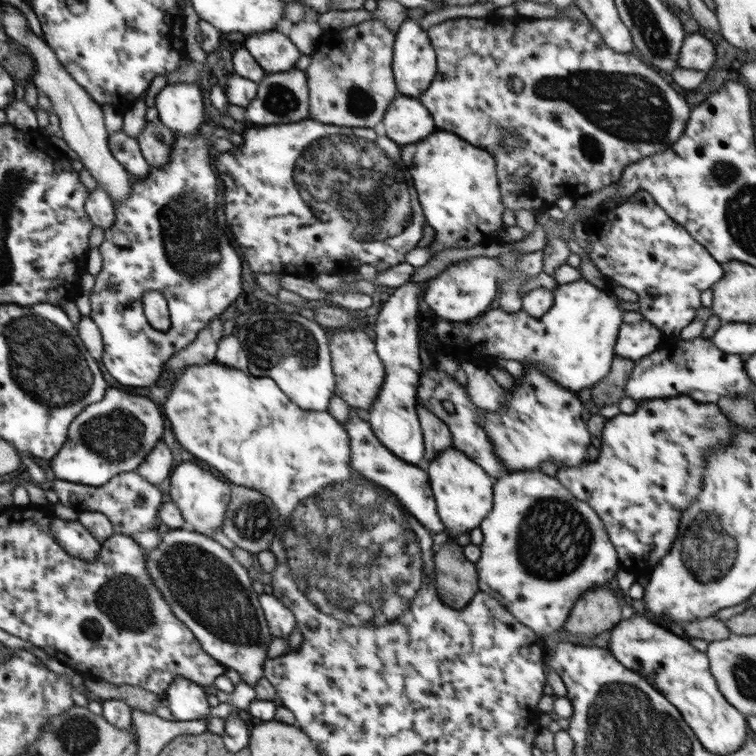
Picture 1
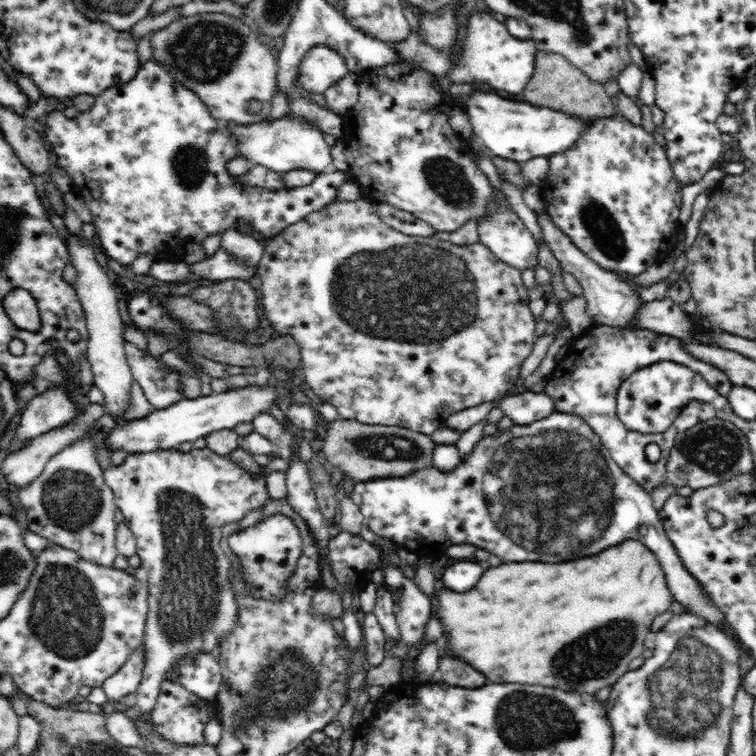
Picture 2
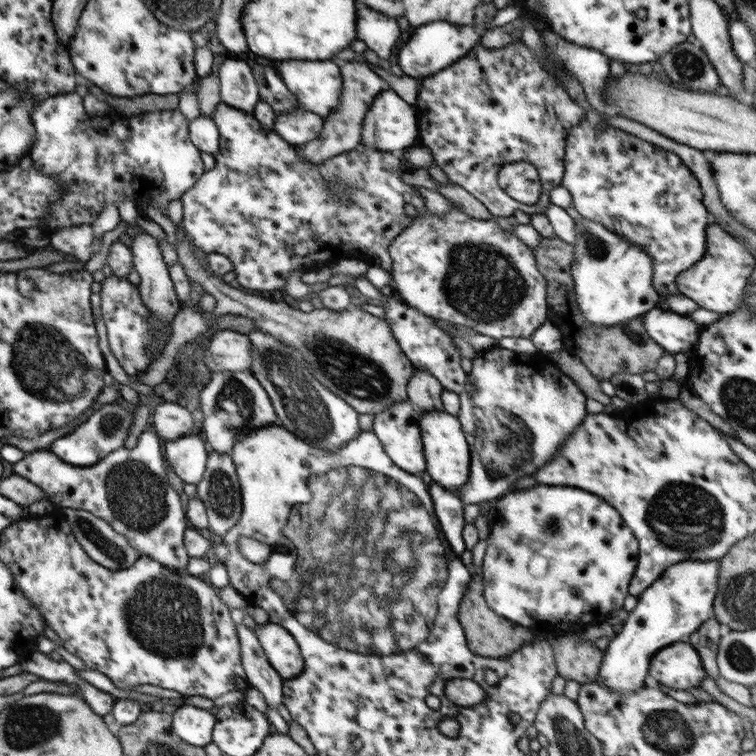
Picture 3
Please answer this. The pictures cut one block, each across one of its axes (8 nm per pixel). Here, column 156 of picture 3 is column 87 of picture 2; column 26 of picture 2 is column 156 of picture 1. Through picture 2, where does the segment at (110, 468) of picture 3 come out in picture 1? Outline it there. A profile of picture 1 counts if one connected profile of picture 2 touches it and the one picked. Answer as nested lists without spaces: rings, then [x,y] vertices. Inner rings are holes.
[[[136,471],[123,472],[113,476],[102,486],[86,486],[64,480],[54,480],[54,492],[58,494],[62,506],[72,508],[79,515],[81,512],[101,512],[113,524],[116,534],[126,535],[133,532],[154,530],[158,526],[159,507],[162,504],[162,492],[145,481]]]

